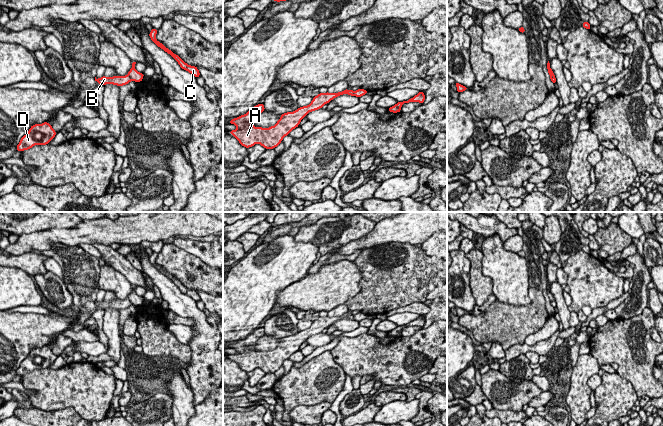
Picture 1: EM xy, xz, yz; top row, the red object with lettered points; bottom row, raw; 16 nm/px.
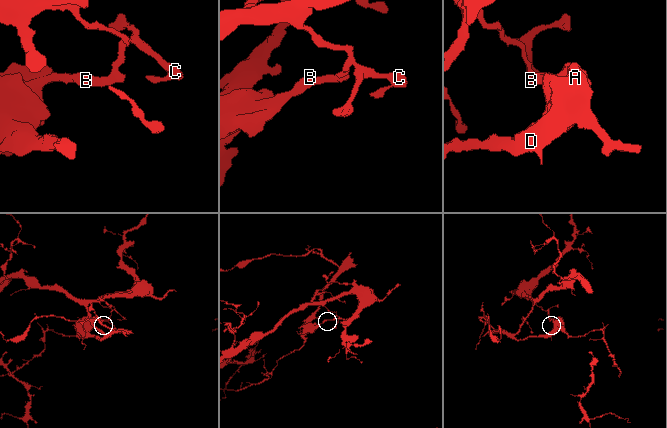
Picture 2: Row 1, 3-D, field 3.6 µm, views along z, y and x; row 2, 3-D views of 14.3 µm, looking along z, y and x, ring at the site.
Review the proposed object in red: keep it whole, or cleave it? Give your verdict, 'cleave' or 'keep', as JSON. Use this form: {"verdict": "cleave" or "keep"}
{"verdict": "cleave"}

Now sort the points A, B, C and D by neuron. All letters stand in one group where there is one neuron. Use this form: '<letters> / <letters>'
A B D / C

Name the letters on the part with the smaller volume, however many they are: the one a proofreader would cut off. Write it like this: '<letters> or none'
A, B, D

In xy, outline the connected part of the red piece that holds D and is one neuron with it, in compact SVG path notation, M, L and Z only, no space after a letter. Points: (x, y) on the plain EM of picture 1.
M48 346L42 348L34 348L30 351L28 357L24 359L19 368L16 370L17 375L31 373L35 369L46 369L54 363L57 356Z

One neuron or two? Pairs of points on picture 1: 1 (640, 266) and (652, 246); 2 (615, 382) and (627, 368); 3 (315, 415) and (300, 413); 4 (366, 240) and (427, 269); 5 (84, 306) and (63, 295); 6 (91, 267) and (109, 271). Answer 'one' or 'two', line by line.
1: two
2: two
3: one
4: two
5: two
6: two

